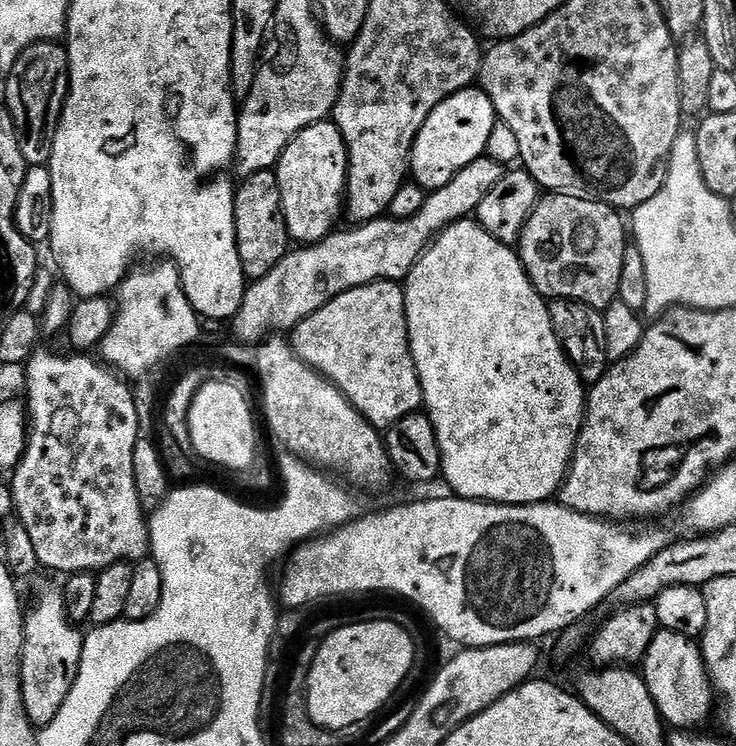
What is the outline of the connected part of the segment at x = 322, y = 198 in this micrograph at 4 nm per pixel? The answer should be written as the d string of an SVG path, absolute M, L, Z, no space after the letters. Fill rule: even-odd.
M321 122L318 124L311 124L309 128L304 128L294 137L293 140L289 140L287 146L284 147L283 152L280 153L280 159L276 161L274 165L274 173L276 172L276 184L278 189L278 195L282 205L282 211L284 213L284 226L288 232L289 239L298 244L309 244L316 243L319 240L323 240L324 237L331 233L331 226L328 223L331 222L332 216L341 215L342 212L342 201L346 196L346 173L348 171L348 151L344 145L344 139L342 134L337 131L335 125L330 122Z

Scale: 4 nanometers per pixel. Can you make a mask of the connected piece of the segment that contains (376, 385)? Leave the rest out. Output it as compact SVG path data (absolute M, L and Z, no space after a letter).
M392 282L364 284L361 288L348 287L290 332L290 344L296 355L331 380L336 389L354 405L356 411L377 430L387 430L392 425L401 423L405 418L411 417L422 404L420 379L416 376L412 357L402 354L402 316L398 311L401 304L401 289Z

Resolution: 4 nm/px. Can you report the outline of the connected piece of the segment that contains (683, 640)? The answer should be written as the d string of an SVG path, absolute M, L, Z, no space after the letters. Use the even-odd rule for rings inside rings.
M657 631L642 657L644 682L665 725L676 730L696 730L712 712L714 685L704 667L699 647L689 637L677 632Z

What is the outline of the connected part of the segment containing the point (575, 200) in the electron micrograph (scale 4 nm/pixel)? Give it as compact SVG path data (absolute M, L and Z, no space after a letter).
M548 194L543 198L537 200L535 208L529 213L527 220L525 221L523 228L520 230L518 237L518 255L520 257L521 264L524 265L525 272L528 273L528 279L532 281L532 285L535 286L537 292L540 293L541 297L549 298L553 301L558 300L574 300L578 304L588 305L594 308L599 306L600 308L606 306L605 302L605 291L608 289L607 278L610 278L614 272L614 266L619 265L618 250L612 246L612 241L615 240L619 235L626 232L626 224L620 221L621 213L615 208L611 208L609 204L600 204L597 200L583 200L580 196L566 196L563 194Z

